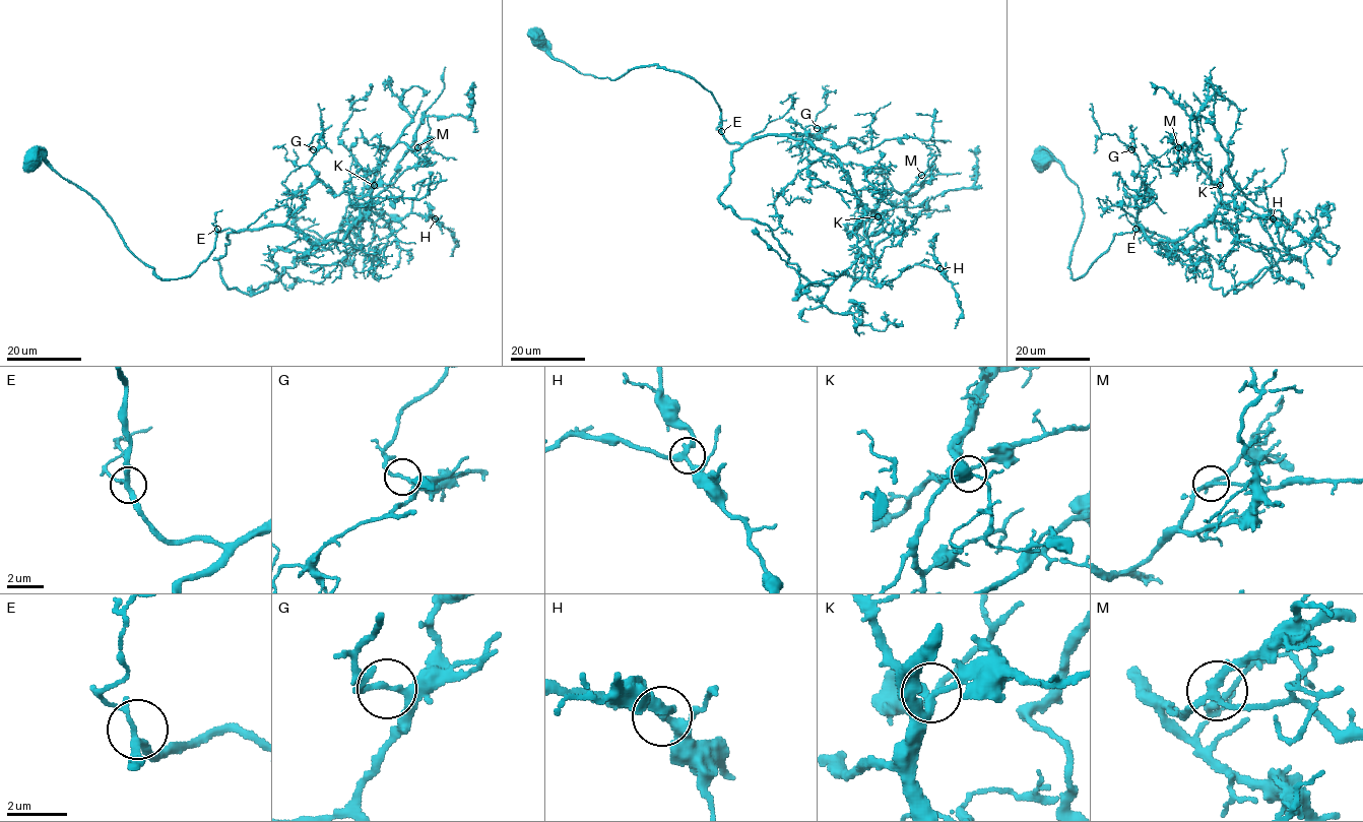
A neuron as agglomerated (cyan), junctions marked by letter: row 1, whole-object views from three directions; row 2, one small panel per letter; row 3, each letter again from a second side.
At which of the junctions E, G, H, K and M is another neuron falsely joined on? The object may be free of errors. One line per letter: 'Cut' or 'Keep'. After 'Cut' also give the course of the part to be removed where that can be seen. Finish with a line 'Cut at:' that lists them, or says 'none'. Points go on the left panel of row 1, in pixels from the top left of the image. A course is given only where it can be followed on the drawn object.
E: Keep
G: Keep
H: Keep
K: Keep
M: Keep
Cut at: none

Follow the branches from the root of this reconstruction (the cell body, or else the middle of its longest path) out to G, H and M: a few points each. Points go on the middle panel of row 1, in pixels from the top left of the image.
G: (540, 34), (583, 74), (615, 79), (656, 64), (692, 76), (729, 142), (820, 137), (818, 128)
H: (540, 34), (583, 74), (692, 76), (729, 142), (830, 153), (895, 228), (875, 283), (939, 268)
M: (540, 34), (583, 74), (692, 76), (729, 142), (806, 139), (875, 216), (921, 175)

